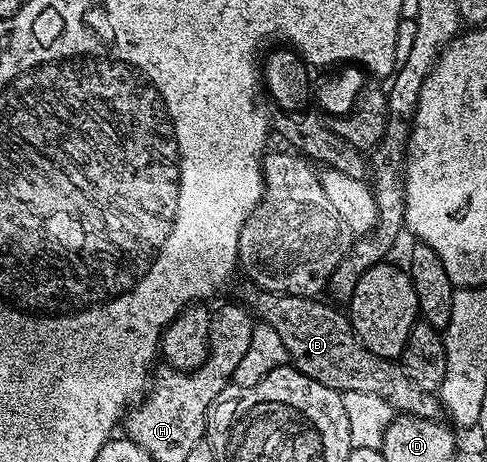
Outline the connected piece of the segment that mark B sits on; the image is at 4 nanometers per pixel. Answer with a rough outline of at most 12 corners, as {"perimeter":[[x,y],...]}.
{"perimeter":[[246,283],[244,303],[292,367],[342,393],[436,420],[441,401],[371,354],[349,317]]}

